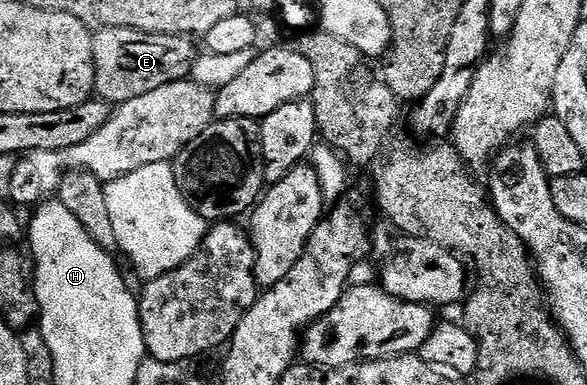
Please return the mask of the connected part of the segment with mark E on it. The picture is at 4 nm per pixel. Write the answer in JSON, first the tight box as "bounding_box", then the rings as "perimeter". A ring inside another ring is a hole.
{"bounding_box":[93,27,195,105],"perimeter":[[[104,27],[93,32],[94,37],[94,95],[103,103],[117,105],[132,101],[132,97],[144,97],[160,85],[175,83],[189,76],[194,68],[195,40],[184,35],[149,35],[143,31],[133,31],[123,27]]]}

